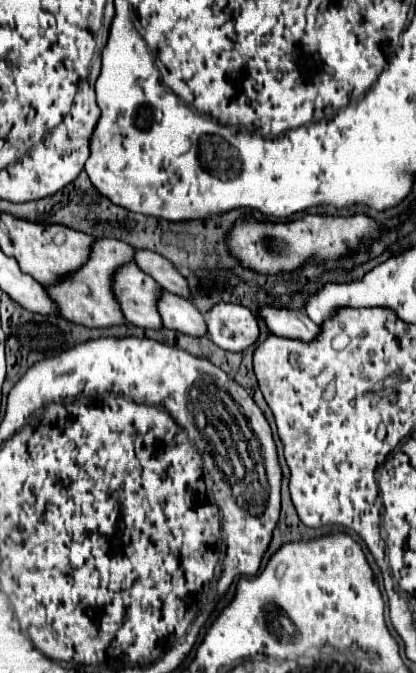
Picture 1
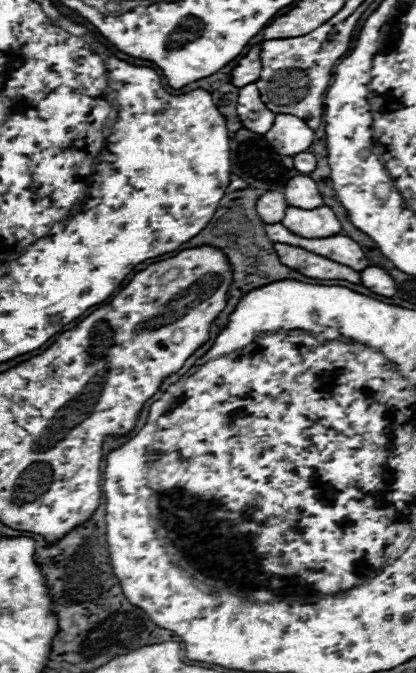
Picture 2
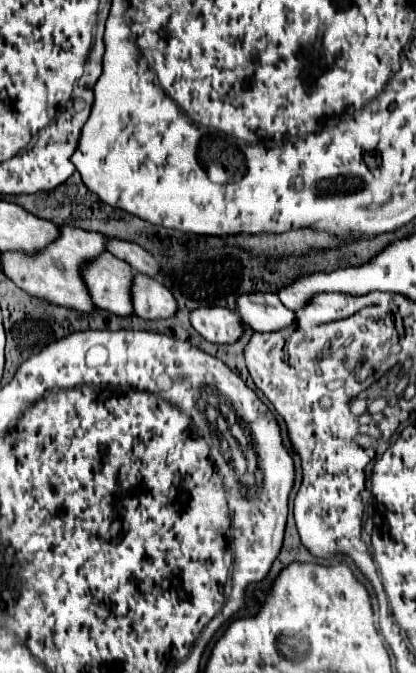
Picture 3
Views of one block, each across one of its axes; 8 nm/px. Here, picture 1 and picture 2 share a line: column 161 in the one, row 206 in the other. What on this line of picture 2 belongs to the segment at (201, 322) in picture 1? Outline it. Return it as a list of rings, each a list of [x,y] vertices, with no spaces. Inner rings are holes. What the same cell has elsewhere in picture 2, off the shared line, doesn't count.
[[[296,174],[296,176],[288,178],[282,194],[288,200],[288,204],[300,206],[300,208],[314,208],[318,204],[324,204],[324,200],[318,192],[318,184],[306,174]]]

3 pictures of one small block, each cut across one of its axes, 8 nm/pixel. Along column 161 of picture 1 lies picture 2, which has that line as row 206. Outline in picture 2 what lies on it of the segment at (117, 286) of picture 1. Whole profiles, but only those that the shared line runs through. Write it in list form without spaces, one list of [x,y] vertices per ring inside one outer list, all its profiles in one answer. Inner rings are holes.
[[[288,206],[282,224],[300,236],[332,236],[342,232],[336,214],[328,206],[318,206],[312,210]]]

